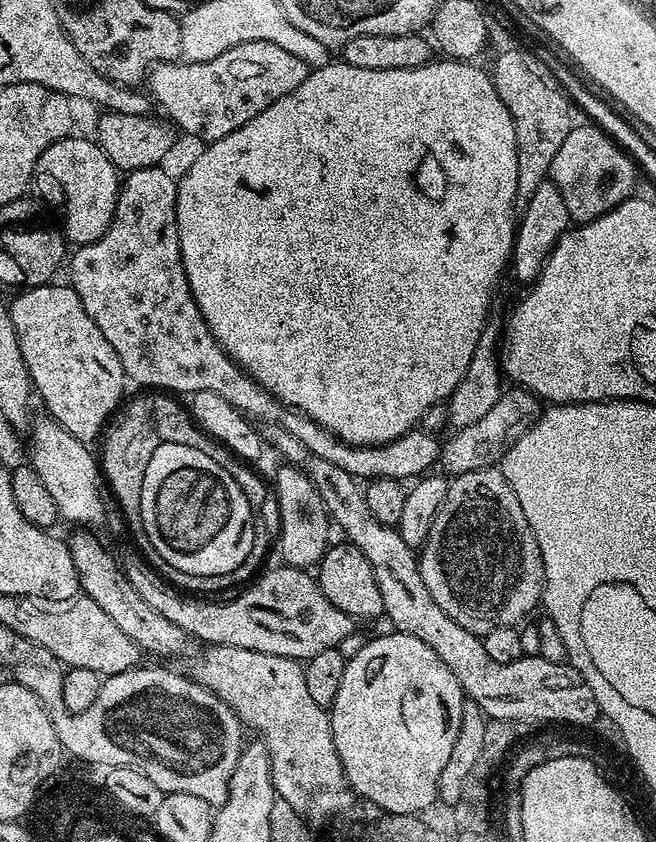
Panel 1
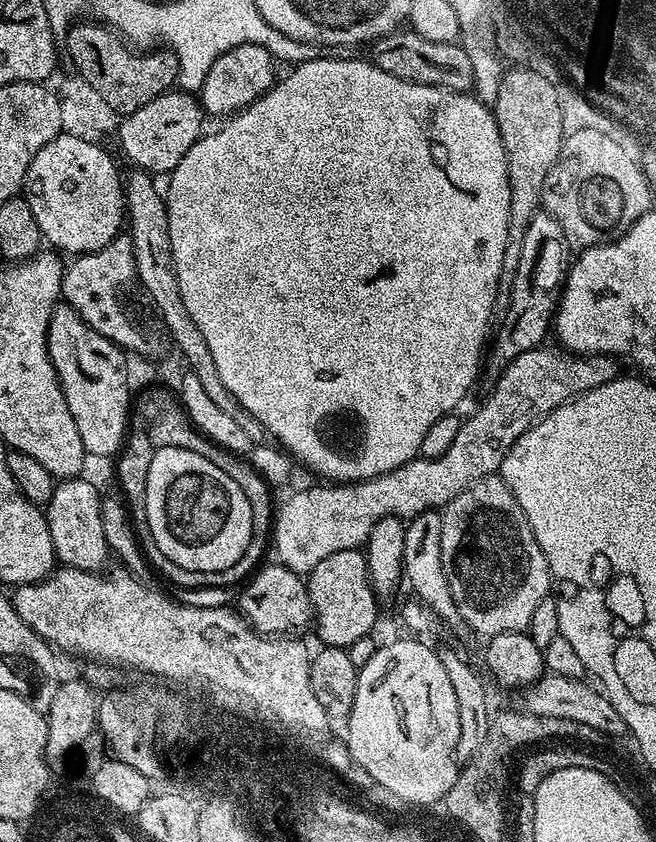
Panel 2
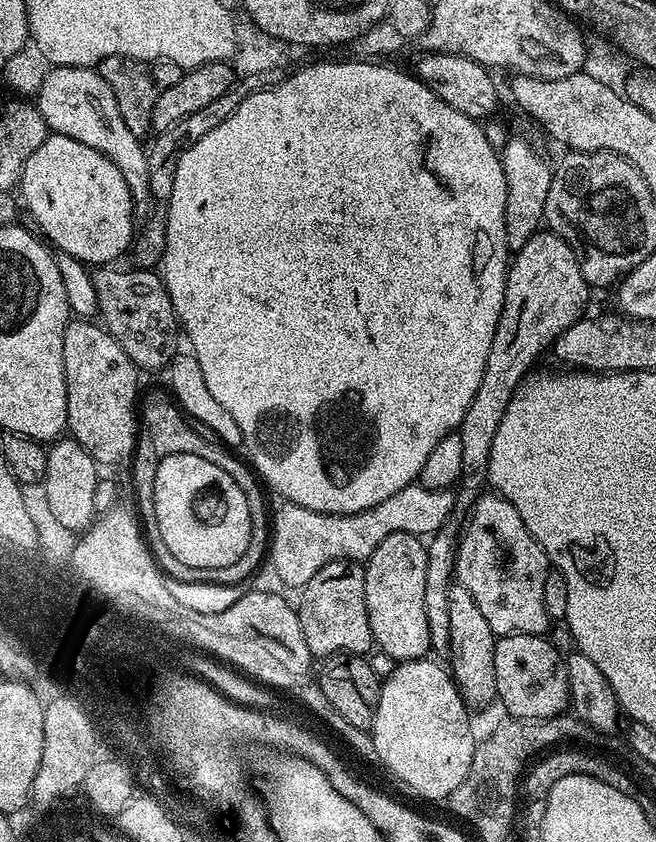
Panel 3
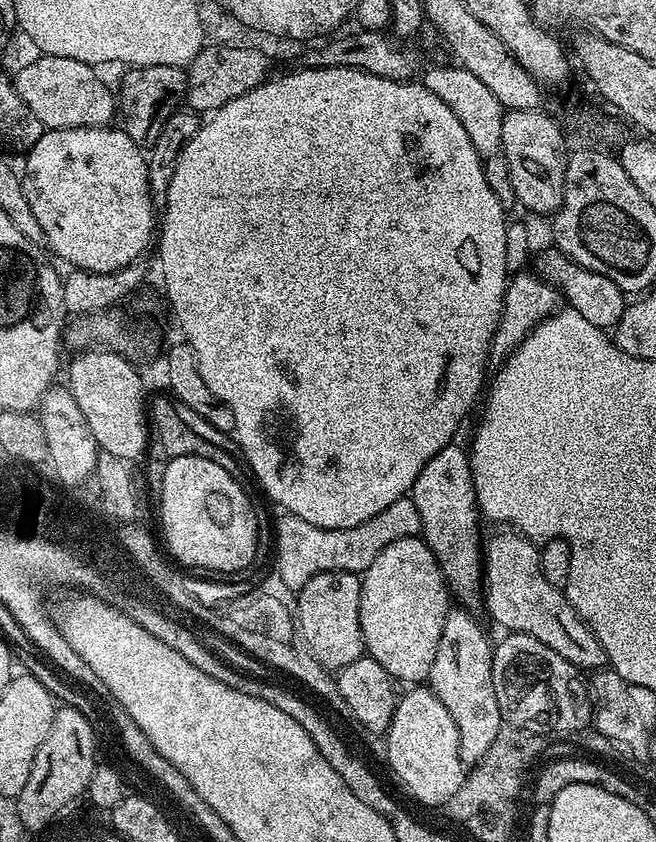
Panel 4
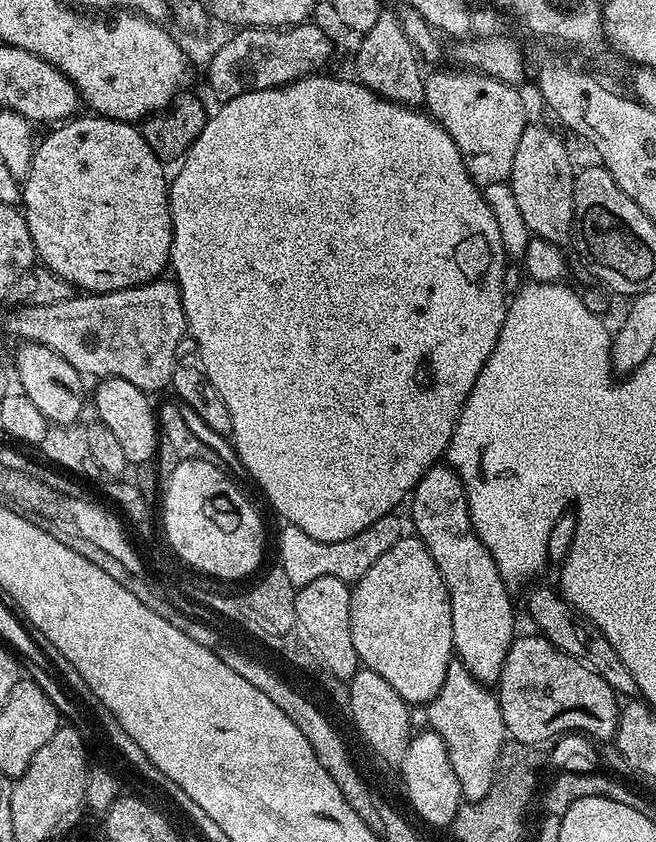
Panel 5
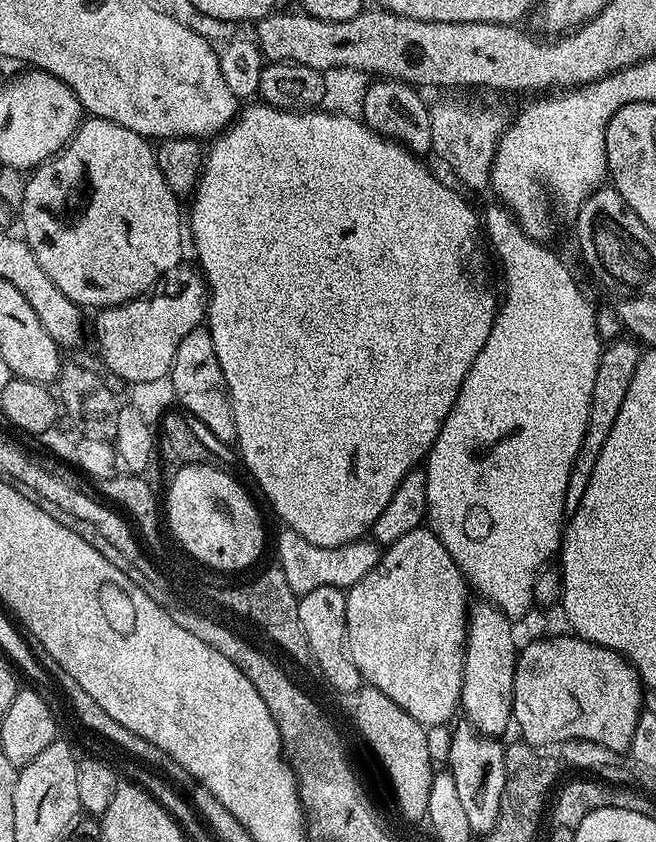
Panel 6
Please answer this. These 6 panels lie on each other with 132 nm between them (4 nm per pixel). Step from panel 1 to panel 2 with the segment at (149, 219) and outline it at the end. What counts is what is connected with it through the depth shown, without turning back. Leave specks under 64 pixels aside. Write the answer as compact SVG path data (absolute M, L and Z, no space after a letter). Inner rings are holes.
M118 235L113 238L112 243L107 244L102 250L89 252L86 258L77 260L80 260L77 264L69 263L64 273L64 281L60 287L63 303L69 304L78 314L78 318L82 318L82 322L86 322L86 326L90 326L90 330L98 330L98 334L102 334L102 338L106 338L117 348L128 354L143 353L144 347L148 344L148 336L140 329L139 322L128 313L128 308L124 305L124 291L136 280L136 262L131 236Z

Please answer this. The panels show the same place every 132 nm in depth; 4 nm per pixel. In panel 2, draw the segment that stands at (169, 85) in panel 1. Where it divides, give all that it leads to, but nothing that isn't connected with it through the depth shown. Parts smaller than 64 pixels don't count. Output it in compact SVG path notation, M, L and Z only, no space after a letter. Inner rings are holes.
M243 44L226 50L206 74L206 82L200 88L198 99L207 115L228 118L253 104L262 94L272 89L278 79L277 61L271 52L260 44Z

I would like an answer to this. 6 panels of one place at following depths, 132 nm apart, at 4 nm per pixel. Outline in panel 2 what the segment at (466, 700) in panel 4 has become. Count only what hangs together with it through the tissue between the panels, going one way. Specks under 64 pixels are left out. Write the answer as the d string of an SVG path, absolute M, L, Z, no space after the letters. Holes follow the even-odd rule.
M439 511L423 512L411 517L405 523L406 550L404 551L404 577L406 584L412 587L417 601L434 613L452 632L469 631L468 621L456 605L456 596L452 592L452 582L446 561L442 558L442 515Z

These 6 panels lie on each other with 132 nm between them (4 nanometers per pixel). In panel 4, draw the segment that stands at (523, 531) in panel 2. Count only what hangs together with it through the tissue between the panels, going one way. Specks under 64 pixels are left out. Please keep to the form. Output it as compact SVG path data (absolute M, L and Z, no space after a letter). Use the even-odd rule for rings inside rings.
M500 530L497 536L487 537L482 552L484 566L483 591L486 593L486 608L492 611L492 620L509 633L521 632L538 638L550 650L562 654L581 670L600 670L608 664L606 650L588 628L588 623L579 616L575 606L568 601L561 589L550 586L542 574L540 549L527 536L515 530Z

